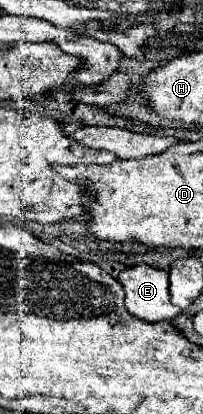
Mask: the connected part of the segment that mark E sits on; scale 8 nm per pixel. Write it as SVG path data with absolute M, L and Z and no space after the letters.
M136 264L122 270L118 280L126 292L126 308L136 318L146 322L162 322L180 314L180 310L170 302L166 270Z

